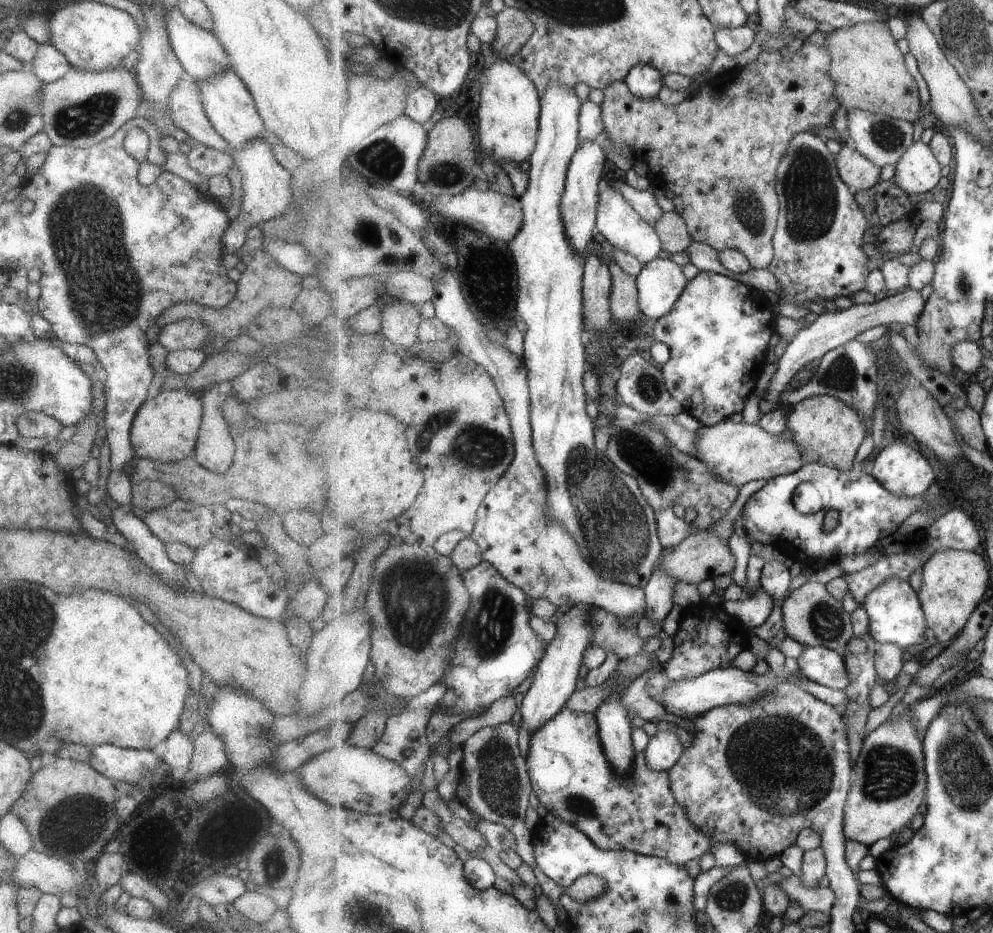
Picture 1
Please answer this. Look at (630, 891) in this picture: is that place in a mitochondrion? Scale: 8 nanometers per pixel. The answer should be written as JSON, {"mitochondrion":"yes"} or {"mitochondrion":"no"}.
{"mitochondrion":"no"}

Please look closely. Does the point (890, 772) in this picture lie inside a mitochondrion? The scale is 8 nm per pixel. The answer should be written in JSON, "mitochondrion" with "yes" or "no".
{"mitochondrion":"yes"}

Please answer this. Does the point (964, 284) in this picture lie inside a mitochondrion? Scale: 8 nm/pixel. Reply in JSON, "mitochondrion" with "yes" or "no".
{"mitochondrion":"yes"}

